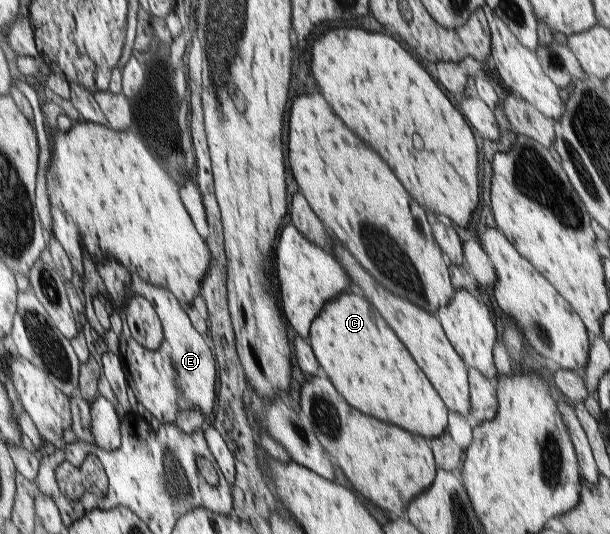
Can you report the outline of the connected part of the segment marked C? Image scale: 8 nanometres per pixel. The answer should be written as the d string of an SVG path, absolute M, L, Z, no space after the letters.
M348 291L338 294L335 300L328 300L311 323L308 338L320 373L335 380L335 388L343 392L343 400L347 400L347 404L351 404L352 408L368 417L419 435L427 441L444 434L445 424L448 424L445 422L445 404L407 349L365 297Z

